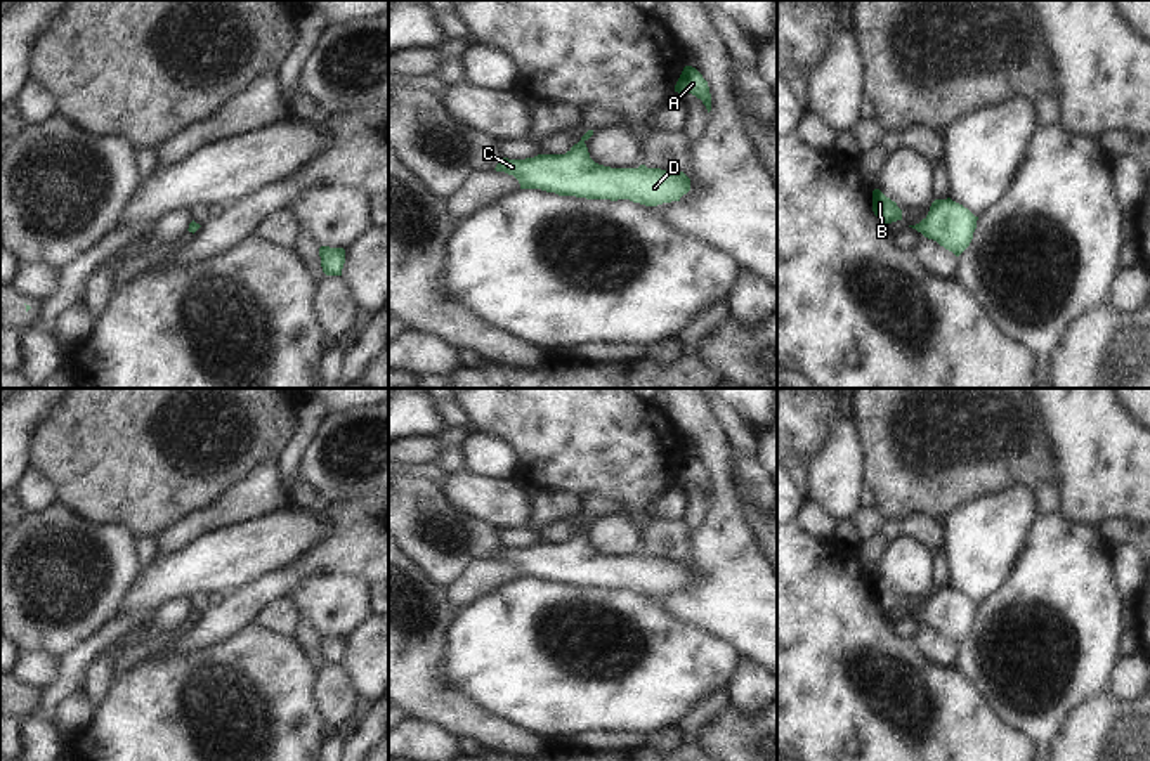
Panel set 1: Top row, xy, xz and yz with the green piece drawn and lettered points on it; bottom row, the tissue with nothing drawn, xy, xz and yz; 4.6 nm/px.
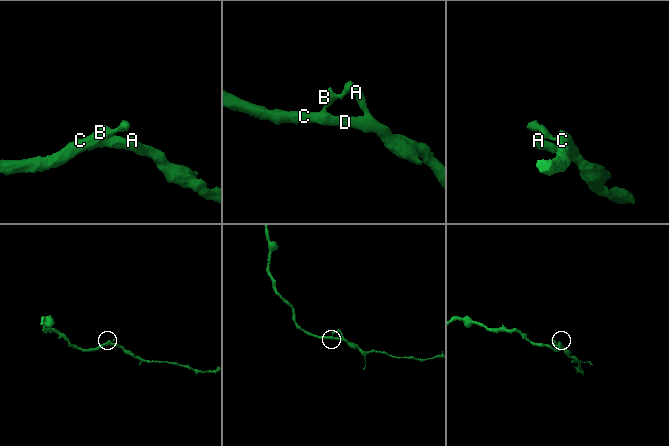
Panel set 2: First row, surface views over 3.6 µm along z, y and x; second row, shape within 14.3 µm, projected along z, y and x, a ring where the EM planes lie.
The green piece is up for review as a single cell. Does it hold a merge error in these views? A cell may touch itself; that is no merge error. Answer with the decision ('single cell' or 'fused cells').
single cell

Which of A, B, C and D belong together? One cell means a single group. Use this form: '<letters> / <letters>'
A B C D

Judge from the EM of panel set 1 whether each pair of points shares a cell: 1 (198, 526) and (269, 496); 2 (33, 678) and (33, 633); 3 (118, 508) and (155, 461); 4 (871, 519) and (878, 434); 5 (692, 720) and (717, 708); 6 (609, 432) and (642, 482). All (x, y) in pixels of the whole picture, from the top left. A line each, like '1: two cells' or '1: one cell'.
1: one cell
2: two cells
3: one cell
4: two cells
5: one cell
6: one cell

